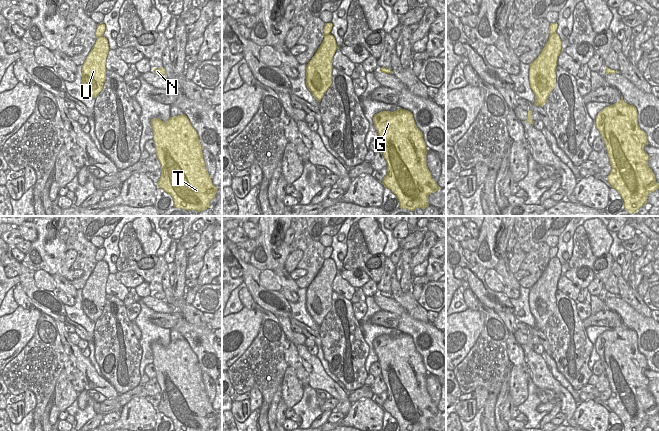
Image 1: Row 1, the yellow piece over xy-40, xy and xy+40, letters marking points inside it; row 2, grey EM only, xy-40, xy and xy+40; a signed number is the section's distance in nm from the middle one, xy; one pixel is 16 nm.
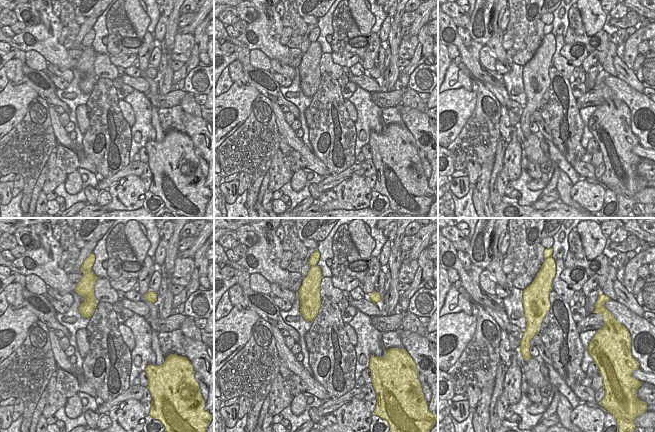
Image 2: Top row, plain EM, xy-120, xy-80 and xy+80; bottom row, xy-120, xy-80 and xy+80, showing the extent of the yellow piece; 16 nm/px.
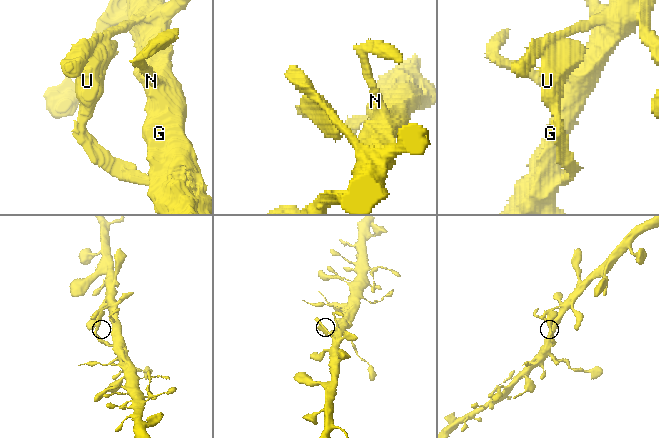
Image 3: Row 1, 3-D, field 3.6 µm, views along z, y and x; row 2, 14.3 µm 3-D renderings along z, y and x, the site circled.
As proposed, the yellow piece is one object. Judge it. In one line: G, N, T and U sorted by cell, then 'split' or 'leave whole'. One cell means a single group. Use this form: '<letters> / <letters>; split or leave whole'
G N T U; leave whole

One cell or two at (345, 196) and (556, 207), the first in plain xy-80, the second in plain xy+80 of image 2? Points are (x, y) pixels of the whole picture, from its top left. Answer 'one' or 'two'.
two

